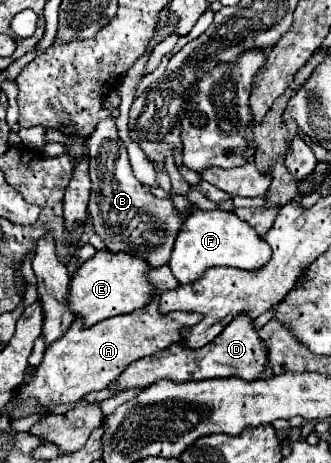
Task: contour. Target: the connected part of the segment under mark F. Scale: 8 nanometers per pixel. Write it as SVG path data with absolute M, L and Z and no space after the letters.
M193 209L189 219L181 225L181 231L175 239L173 253L169 259L171 271L179 283L193 283L199 279L209 267L235 267L243 271L257 271L271 259L271 247L265 243L255 227L249 227L243 219L239 219L231 211L203 211Z

